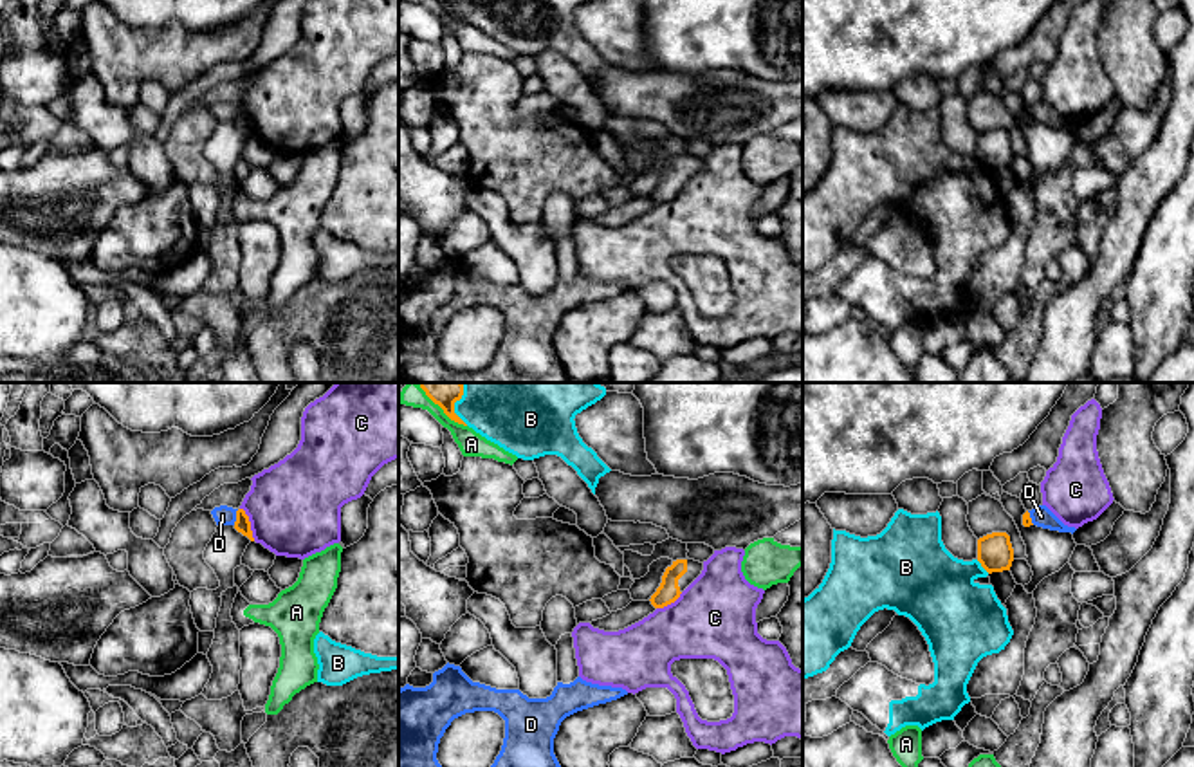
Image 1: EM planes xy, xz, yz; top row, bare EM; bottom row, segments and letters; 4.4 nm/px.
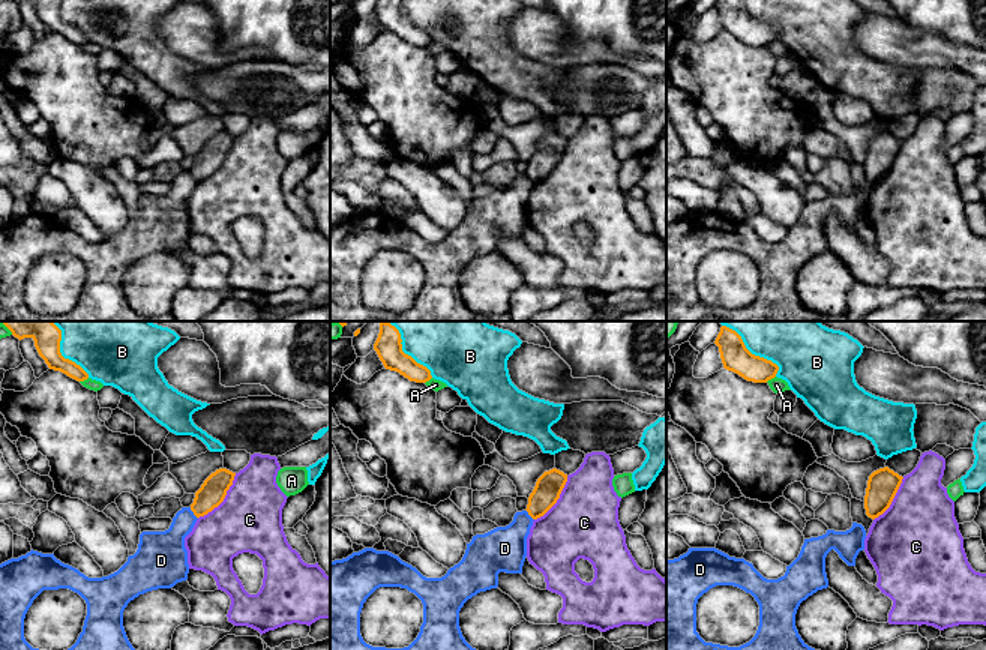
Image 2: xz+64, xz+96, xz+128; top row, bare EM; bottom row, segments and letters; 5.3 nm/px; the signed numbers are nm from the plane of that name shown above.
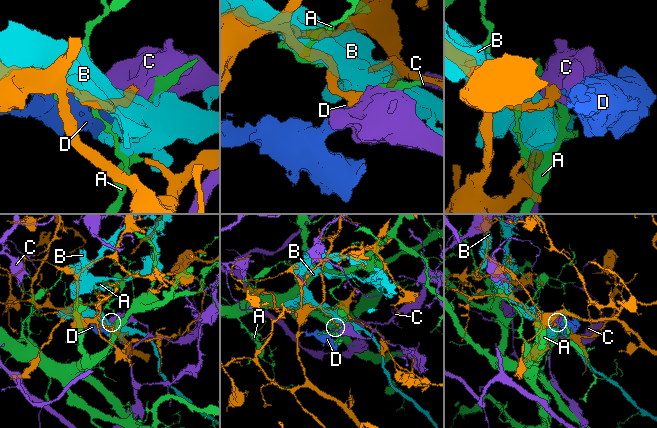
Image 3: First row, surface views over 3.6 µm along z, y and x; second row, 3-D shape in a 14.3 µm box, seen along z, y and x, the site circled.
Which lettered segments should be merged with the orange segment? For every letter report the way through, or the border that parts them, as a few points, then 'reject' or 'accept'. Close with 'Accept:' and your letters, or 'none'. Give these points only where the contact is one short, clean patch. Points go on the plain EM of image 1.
A: reject
B: reject
C: reject
D: along xy (238, 105), (233, 120) | reject
Accept: none

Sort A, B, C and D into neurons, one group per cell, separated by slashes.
A / B / C / D

